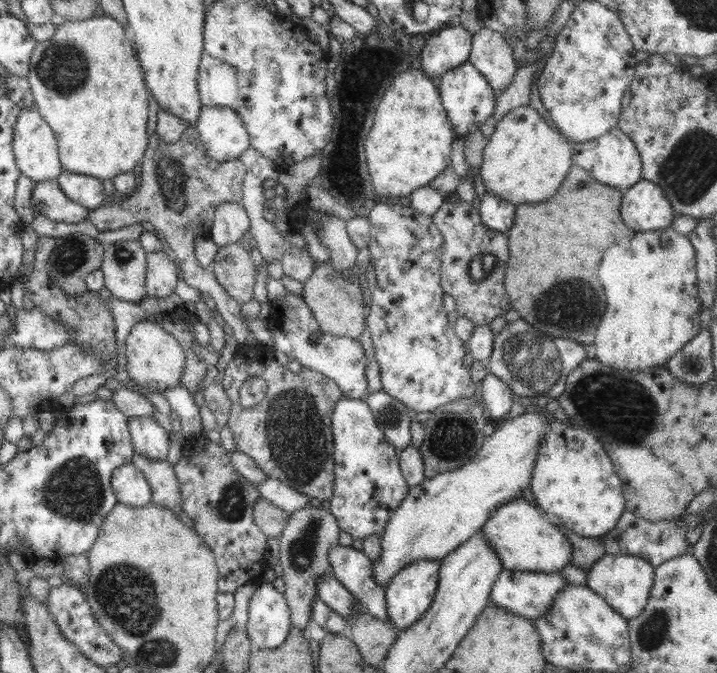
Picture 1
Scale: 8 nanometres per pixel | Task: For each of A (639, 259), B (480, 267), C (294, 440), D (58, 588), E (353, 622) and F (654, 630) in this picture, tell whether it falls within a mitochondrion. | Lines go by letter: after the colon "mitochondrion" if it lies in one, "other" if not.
A: other
B: mitochondrion
C: mitochondrion
D: other
E: other
F: mitochondrion

